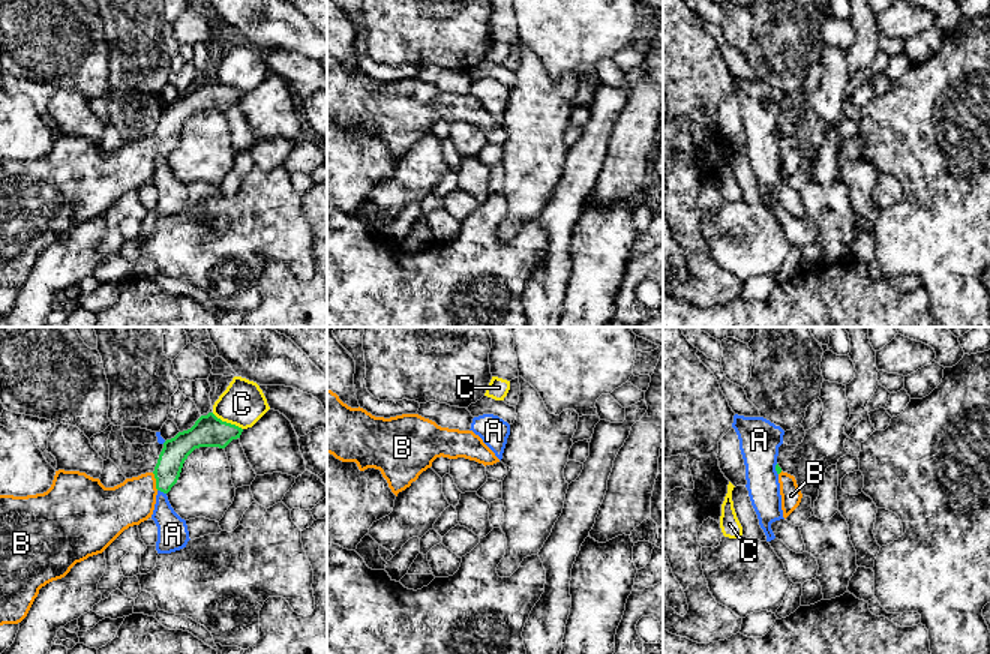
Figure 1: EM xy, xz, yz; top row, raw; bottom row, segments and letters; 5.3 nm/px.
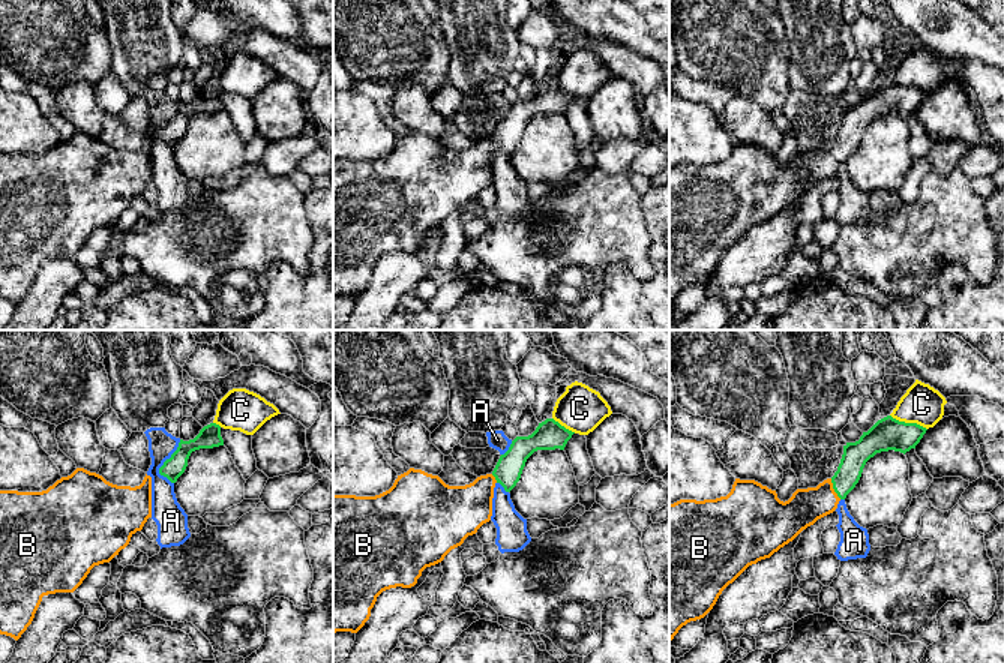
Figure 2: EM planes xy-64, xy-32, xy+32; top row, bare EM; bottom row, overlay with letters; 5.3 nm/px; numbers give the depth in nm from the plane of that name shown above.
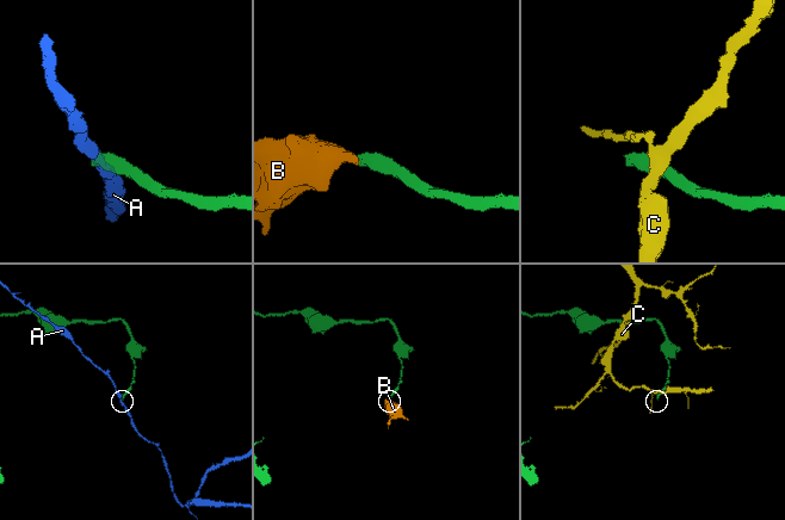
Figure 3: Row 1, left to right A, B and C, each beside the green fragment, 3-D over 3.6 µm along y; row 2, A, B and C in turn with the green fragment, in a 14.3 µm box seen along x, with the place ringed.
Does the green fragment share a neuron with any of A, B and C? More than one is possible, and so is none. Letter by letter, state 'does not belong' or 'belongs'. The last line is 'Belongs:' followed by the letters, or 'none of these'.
A: does not belong
B: belongs
C: does not belong
Belongs: B

